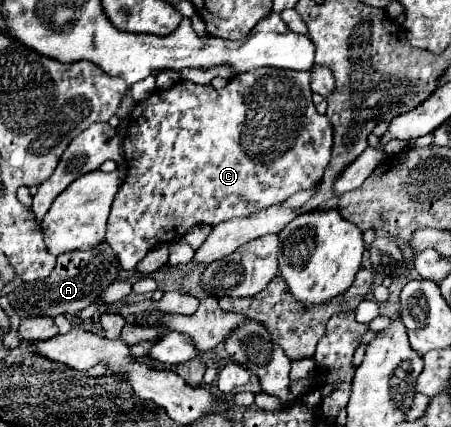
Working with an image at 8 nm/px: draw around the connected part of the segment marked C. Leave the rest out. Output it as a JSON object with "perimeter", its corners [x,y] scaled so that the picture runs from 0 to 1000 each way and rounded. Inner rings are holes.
{"perimeter":[[[581,159],[581,164],[554,164],[545,173],[519,178],[497,206],[479,211],[466,197],[430,197],[417,187],[390,192],[381,206],[350,211],[324,234],[306,239],[288,267],[288,290],[284,290],[284,314],[275,323],[275,365],[279,365],[279,393],[284,393],[284,417],[266,436],[248,496],[239,511],[239,534],[235,534],[235,562],[248,576],[253,595],[262,609],[271,609],[275,632],[297,632],[302,618],[350,571],[373,571],[395,557],[404,557],[417,534],[435,525],[466,525],[479,529],[497,515],[528,511],[528,506],[554,506],[563,496],[576,496],[585,487],[599,487],[608,478],[630,473],[639,459],[647,459],[661,445],[692,440],[710,426],[727,379],[732,379],[732,356],[736,356],[736,314],[741,300],[732,295],[732,281],[714,267],[701,262],[701,248],[692,244],[692,211],[687,211],[687,164],[683,169],[656,169],[656,164],[608,164],[608,159]]]}

